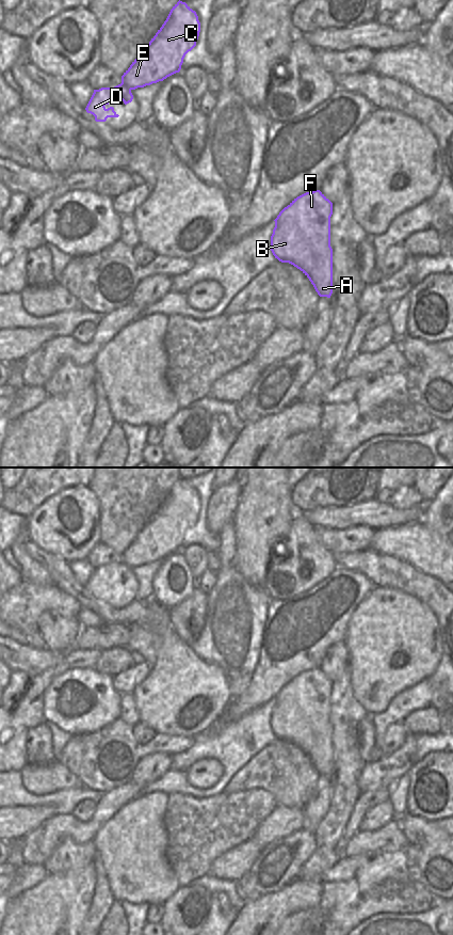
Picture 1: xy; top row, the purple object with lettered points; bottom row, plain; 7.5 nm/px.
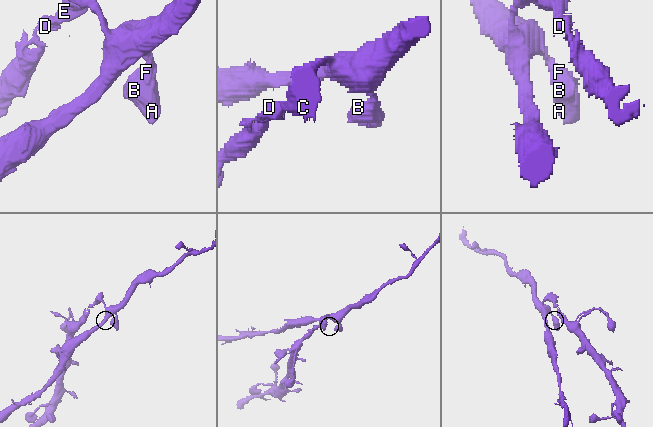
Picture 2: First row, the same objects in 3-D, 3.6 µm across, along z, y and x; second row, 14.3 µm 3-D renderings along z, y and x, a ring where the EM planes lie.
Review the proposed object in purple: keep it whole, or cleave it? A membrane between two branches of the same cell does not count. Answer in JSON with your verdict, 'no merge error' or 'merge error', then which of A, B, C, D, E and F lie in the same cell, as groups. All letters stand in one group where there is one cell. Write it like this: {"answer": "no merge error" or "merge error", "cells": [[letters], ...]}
{"answer": "merge error", "cells": [["A", "B", "C", "E", "F"], ["D"]]}

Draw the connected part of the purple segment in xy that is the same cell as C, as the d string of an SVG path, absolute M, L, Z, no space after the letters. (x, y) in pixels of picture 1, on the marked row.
M179 0L149 44L124 73L122 84L131 91L179 73L185 54L196 46L199 32L196 12Z

